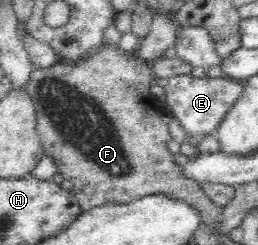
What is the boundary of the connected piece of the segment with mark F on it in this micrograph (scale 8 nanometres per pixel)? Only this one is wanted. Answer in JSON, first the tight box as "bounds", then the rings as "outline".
{"bounds":[25,44,224,224],"outline":[[[106,44],[96,53],[91,53],[89,56],[77,62],[58,62],[53,66],[44,68],[33,68],[30,80],[26,83],[25,89],[31,99],[36,110],[36,131],[39,135],[40,141],[42,142],[43,149],[45,149],[45,155],[53,158],[56,173],[62,175],[64,180],[72,182],[72,192],[77,197],[81,212],[88,211],[90,208],[95,208],[104,204],[127,204],[129,201],[137,200],[143,195],[149,194],[166,194],[171,198],[178,198],[191,206],[194,206],[201,215],[201,220],[205,224],[207,222],[215,222],[217,216],[221,214],[224,209],[220,204],[215,203],[201,189],[200,184],[193,179],[187,179],[183,177],[182,169],[178,164],[174,162],[174,156],[169,152],[167,148],[167,142],[172,140],[169,134],[169,129],[163,121],[161,121],[162,110],[159,101],[150,92],[151,86],[154,84],[155,74],[151,71],[151,63],[143,61],[143,59],[137,57],[134,53],[126,52],[120,47],[110,46]]]}

